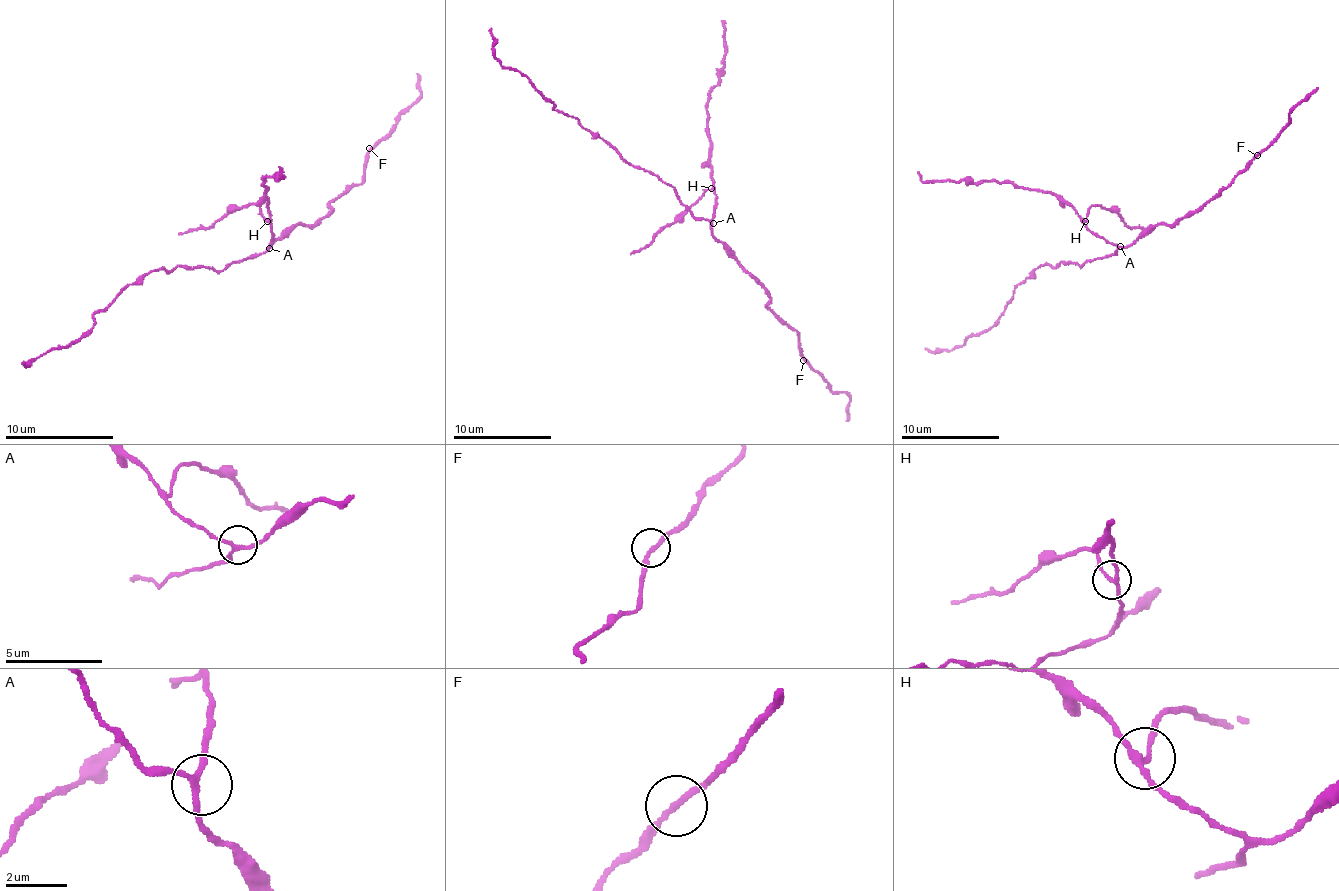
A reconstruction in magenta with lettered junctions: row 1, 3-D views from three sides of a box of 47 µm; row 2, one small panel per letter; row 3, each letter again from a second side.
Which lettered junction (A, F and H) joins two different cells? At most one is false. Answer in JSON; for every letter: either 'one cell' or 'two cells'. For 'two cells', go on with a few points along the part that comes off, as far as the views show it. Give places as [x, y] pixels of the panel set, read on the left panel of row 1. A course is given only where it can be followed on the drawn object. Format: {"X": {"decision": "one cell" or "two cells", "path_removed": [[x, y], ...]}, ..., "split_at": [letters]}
{"A": {"decision": "one cell"}, "F": {"decision": "one cell"}, "H": {"decision": "two cells", "path_removed": [[267, 221], [256, 205], [242, 205], [232, 208], [207, 229], [178, 232]]}, "split_at": ["H"]}

